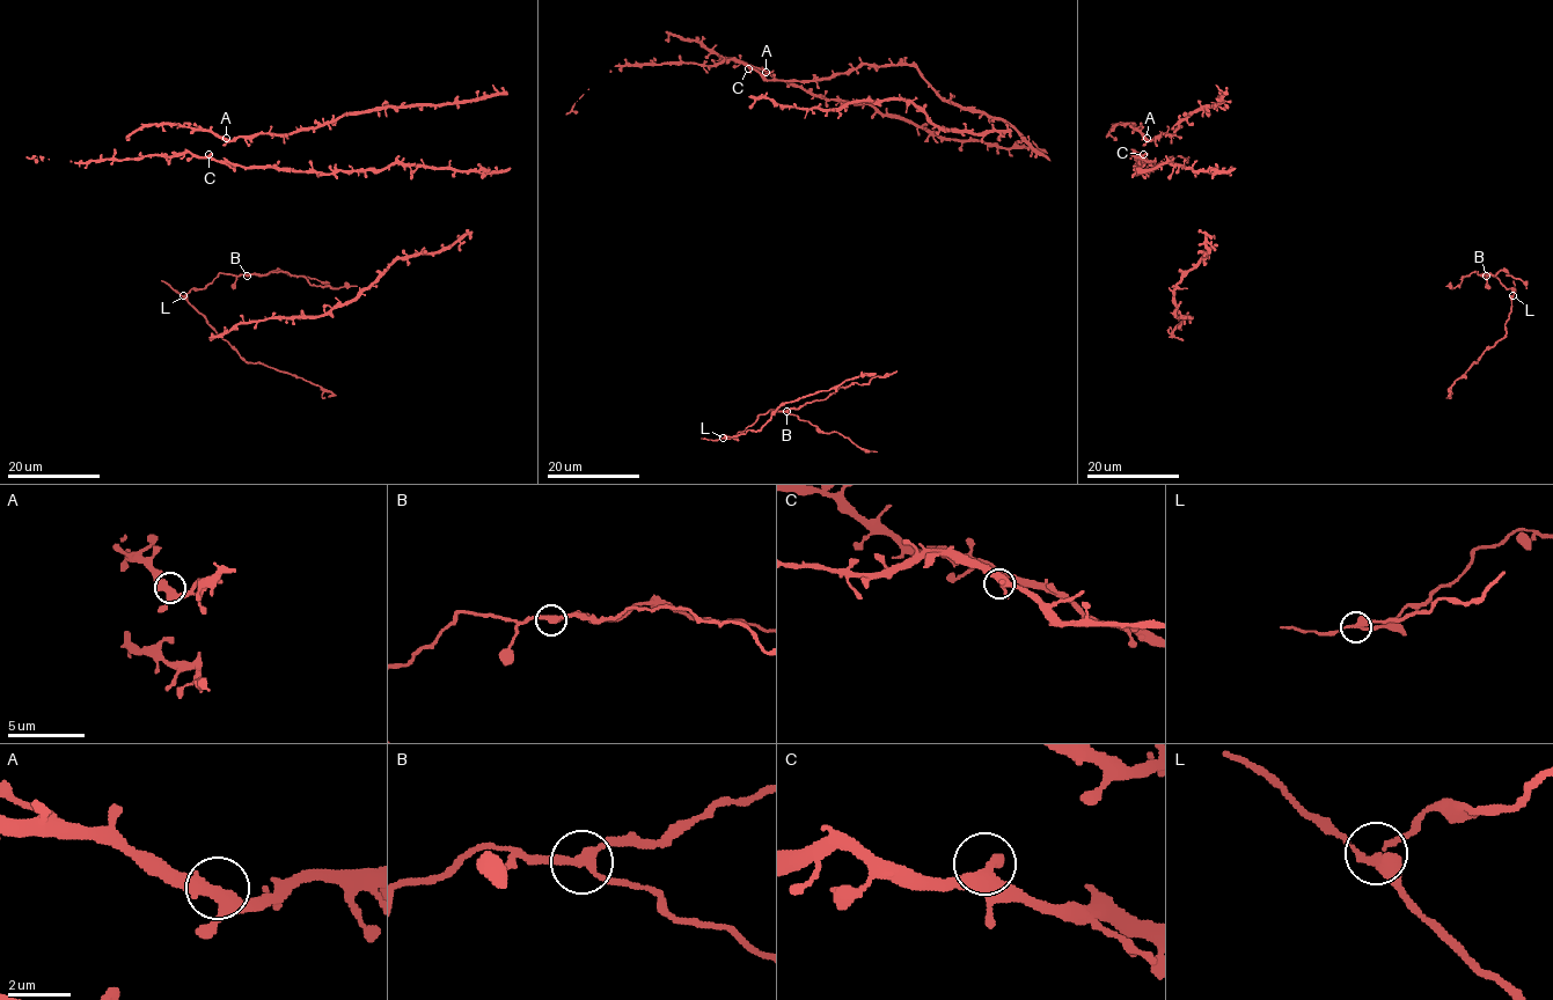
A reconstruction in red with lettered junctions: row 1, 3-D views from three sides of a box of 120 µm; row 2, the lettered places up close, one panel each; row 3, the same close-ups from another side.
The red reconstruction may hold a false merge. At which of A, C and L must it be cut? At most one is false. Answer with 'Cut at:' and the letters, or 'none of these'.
Cut at: L

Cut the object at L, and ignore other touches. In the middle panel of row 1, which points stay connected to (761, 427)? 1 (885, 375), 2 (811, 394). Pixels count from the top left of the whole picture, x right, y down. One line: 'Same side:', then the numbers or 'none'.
Same side: 2

